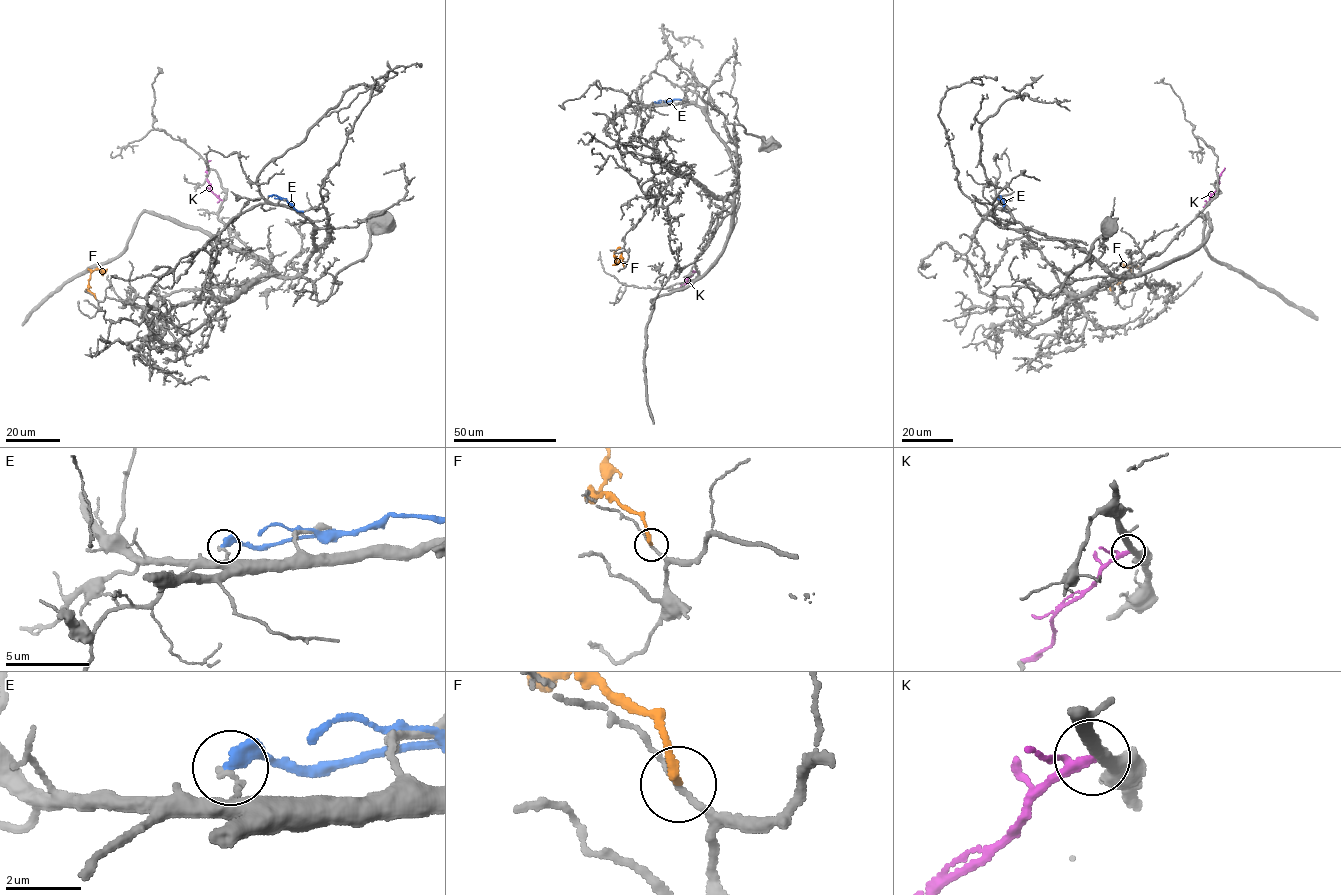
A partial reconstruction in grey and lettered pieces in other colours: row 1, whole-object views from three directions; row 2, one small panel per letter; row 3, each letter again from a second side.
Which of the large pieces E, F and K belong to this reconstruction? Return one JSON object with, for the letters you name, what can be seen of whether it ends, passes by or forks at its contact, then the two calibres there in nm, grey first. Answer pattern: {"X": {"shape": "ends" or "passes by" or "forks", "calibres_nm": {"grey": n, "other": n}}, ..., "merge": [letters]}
{"merge": []}

